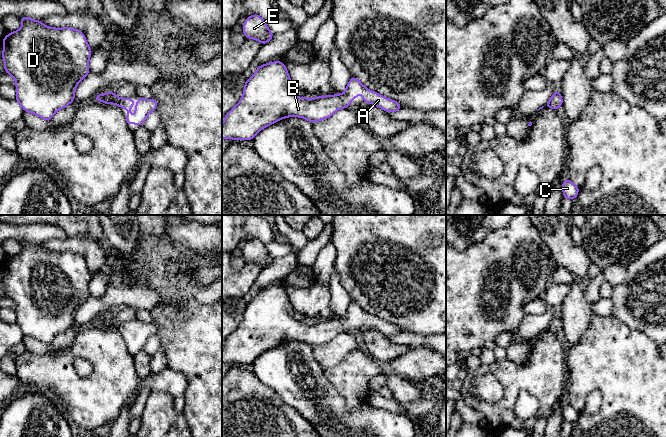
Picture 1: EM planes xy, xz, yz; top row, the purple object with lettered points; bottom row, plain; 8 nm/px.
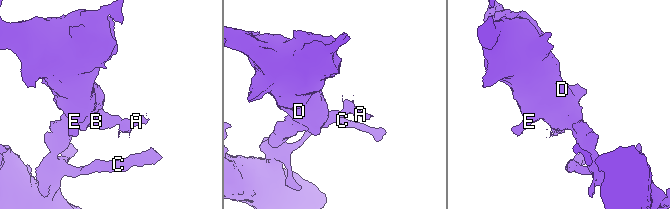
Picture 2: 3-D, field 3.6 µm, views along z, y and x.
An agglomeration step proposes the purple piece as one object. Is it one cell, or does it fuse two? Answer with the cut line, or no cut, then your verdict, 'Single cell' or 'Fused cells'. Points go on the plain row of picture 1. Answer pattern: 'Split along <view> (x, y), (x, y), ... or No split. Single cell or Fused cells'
No split. Single cell

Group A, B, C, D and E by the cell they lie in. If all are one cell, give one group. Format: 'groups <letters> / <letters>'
groups A B C D E

